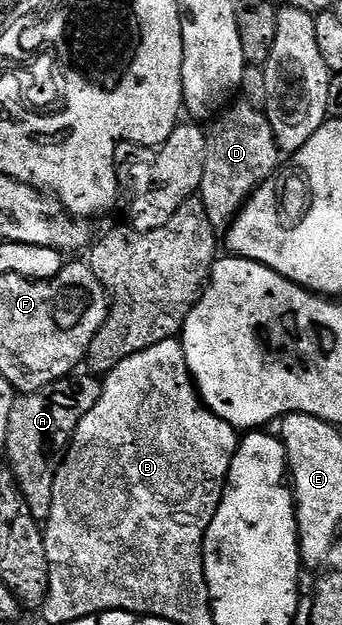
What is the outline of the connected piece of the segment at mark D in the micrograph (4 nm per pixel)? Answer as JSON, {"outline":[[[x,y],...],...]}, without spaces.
{"outline":[[[249,102],[241,103],[227,107],[206,132],[206,161],[200,195],[216,230],[229,228],[246,200],[280,167],[280,149],[265,111]]]}

